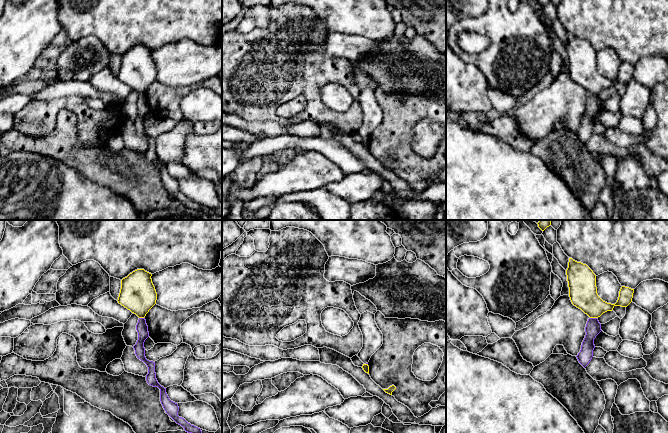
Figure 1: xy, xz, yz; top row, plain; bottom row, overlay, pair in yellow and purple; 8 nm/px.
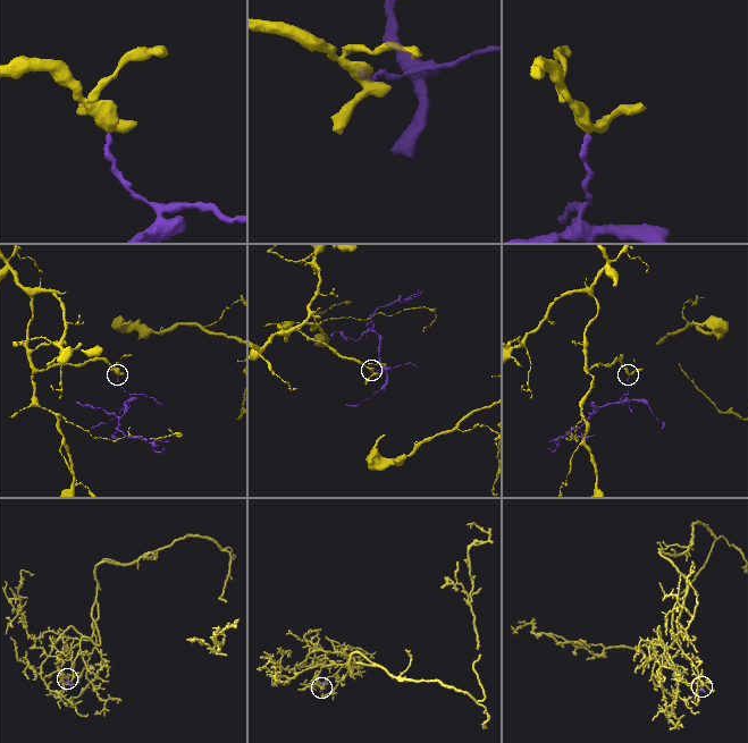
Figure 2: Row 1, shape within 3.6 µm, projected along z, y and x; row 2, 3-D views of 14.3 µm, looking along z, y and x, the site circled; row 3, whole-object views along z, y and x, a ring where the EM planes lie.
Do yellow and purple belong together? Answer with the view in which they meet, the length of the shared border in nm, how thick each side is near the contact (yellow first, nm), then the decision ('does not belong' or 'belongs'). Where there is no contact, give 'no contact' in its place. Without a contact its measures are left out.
contact in yz; length 60 nm; calibres 220 and 120 nm; does not belong

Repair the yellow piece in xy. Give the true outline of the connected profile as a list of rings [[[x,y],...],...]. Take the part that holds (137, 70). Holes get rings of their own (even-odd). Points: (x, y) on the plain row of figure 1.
[[[137,45],[121,56],[117,77],[139,94],[144,94],[156,80],[157,69],[151,52],[144,45]]]

